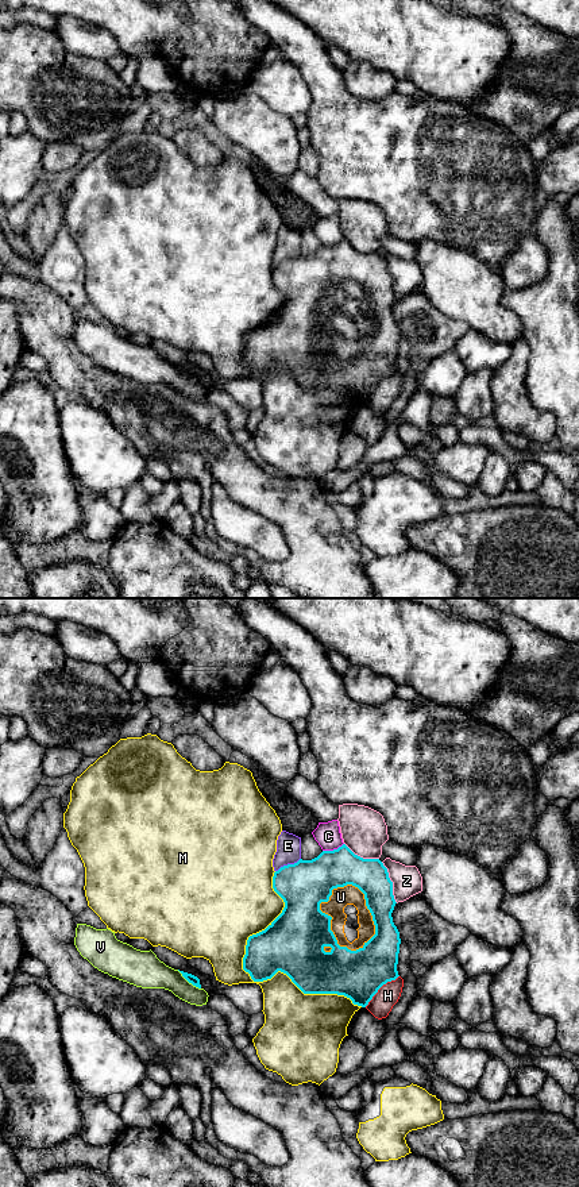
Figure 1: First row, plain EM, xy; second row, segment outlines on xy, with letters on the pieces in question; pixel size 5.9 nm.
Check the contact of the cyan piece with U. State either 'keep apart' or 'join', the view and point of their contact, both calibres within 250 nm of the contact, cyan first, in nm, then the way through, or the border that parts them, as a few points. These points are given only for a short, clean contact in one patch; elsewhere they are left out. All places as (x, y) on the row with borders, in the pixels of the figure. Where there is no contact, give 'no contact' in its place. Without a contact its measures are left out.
join; meets cyan in xy at (371, 914); 220 nm thick on the cyan side, 120 nm on the other

